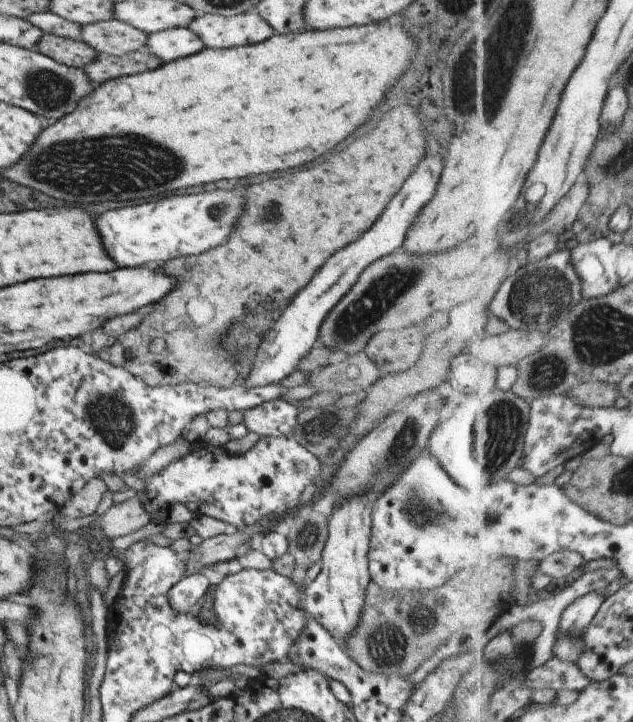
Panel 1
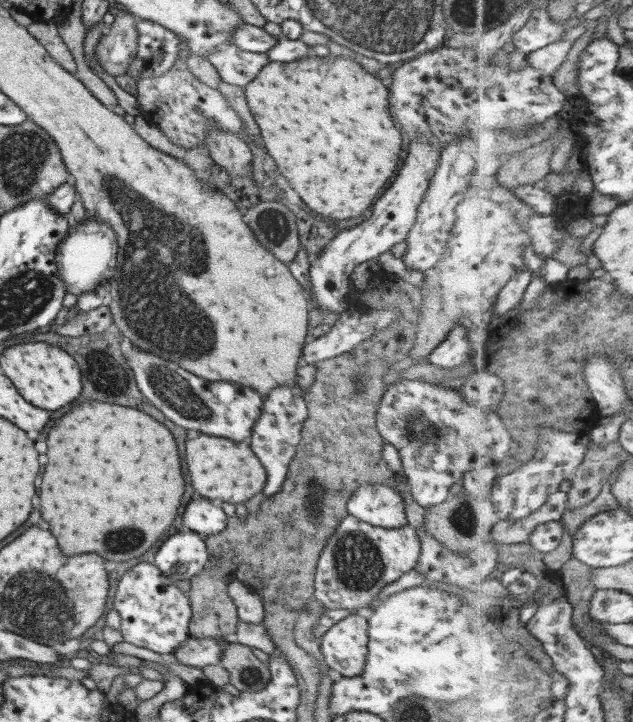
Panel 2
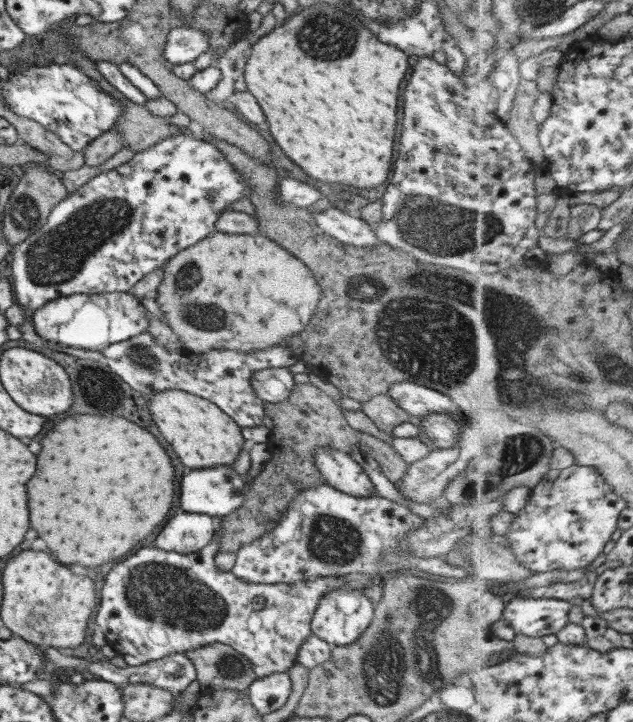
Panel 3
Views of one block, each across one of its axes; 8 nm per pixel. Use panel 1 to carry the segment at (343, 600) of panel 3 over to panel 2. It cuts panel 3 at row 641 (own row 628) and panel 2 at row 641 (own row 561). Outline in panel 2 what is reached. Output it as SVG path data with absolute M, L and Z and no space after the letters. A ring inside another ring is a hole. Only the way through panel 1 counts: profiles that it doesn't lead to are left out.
M352 613L333 624L321 635L319 650L328 668L341 676L359 676L367 656L367 623Z

